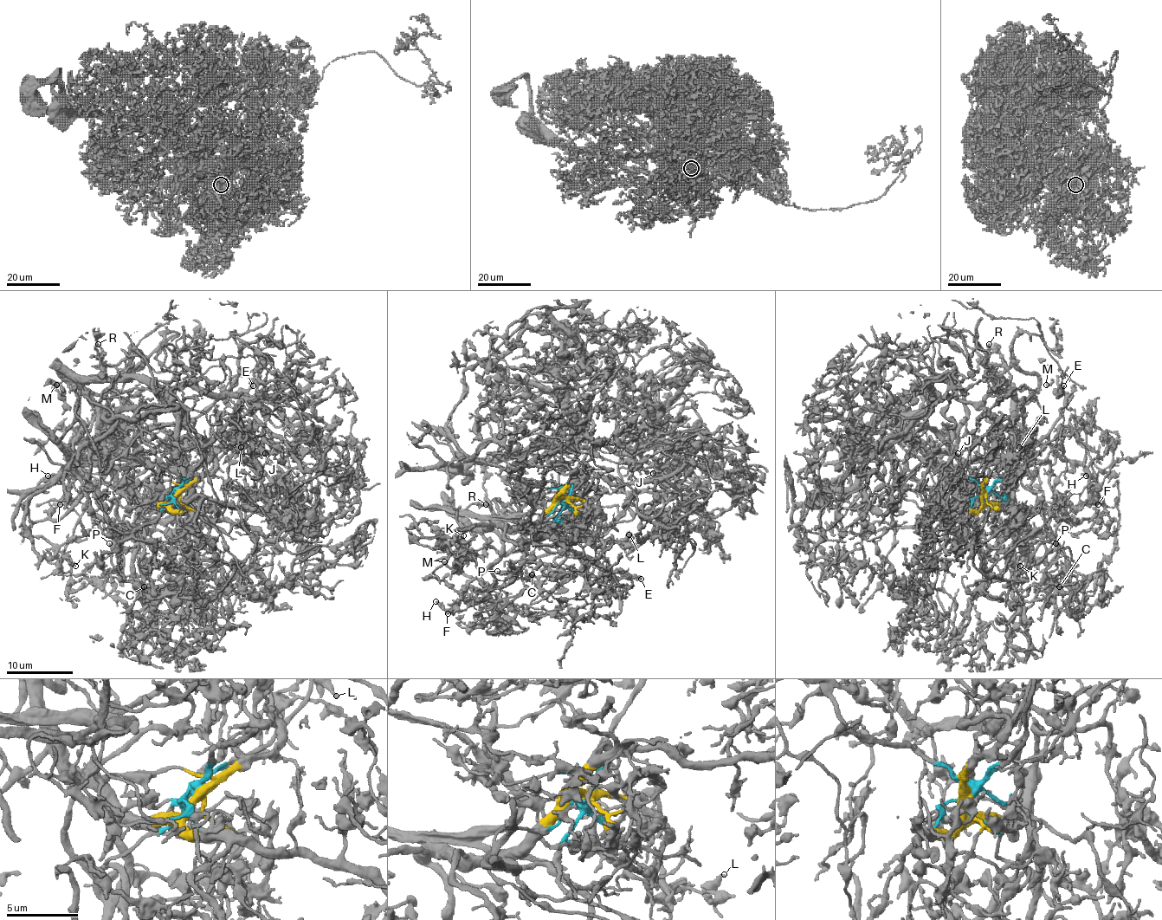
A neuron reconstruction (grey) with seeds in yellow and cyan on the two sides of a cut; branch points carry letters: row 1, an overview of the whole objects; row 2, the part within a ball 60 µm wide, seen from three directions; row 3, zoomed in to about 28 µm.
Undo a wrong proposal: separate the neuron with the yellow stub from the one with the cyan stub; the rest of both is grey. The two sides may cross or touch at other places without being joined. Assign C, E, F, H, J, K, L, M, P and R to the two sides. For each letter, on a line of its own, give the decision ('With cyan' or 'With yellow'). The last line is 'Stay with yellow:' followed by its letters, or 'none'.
C: With yellow
E: With cyan
F: With yellow
H: With yellow
J: With cyan
K: With yellow
L: With cyan
M: With yellow
P: With yellow
R: With yellow
Stay with yellow: C, F, H, K, M, P, R

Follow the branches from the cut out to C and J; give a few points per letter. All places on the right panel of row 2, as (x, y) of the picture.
C: (984, 495), (984, 501), (1004, 504), (1010, 489), (1010, 504), (1044, 544), (1046, 575), (1059, 587)
J: (986, 495), (1010, 468), (1016, 437), (992, 426), (987, 435), (994, 444), (986, 453), (961, 463), (958, 453)

